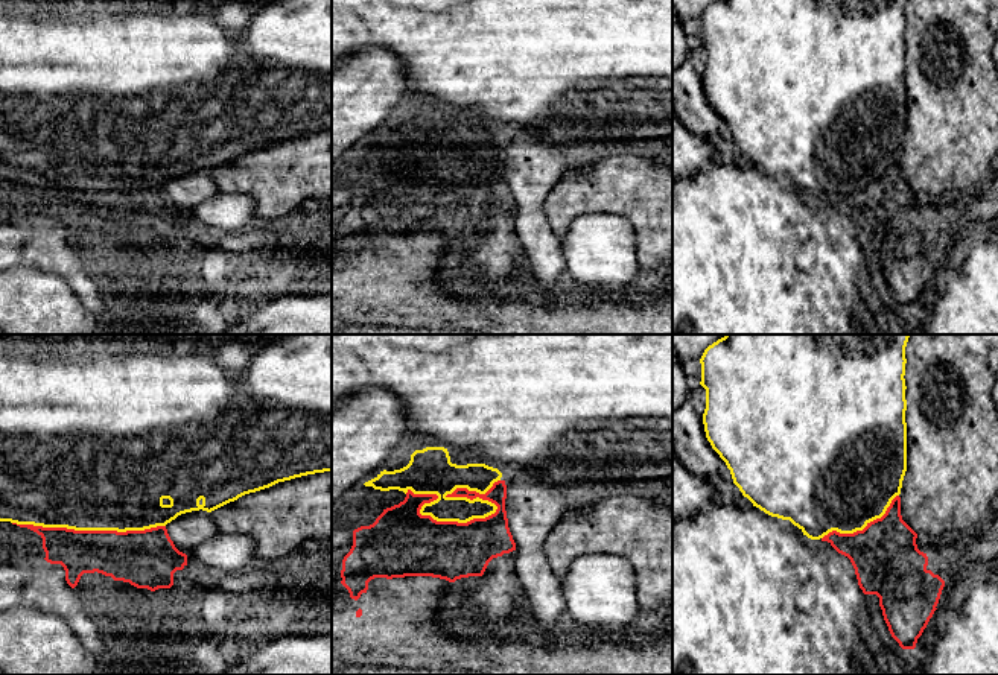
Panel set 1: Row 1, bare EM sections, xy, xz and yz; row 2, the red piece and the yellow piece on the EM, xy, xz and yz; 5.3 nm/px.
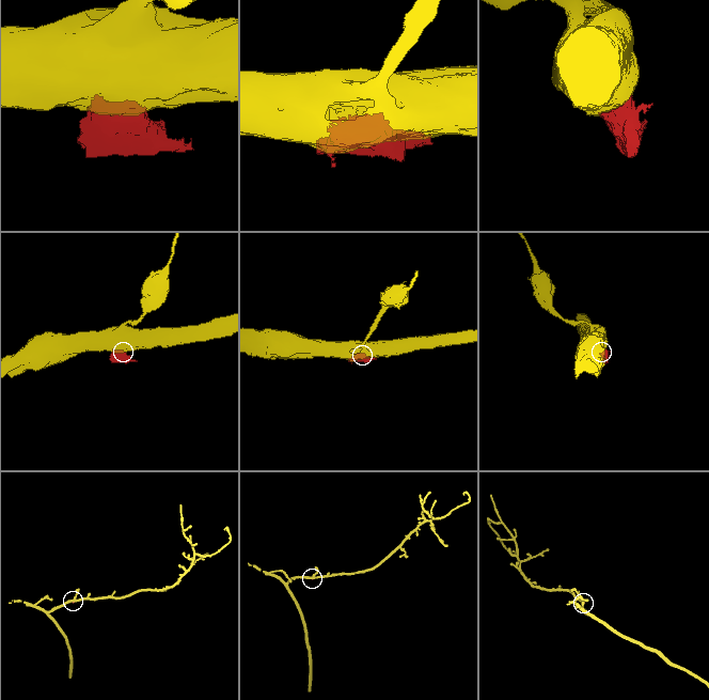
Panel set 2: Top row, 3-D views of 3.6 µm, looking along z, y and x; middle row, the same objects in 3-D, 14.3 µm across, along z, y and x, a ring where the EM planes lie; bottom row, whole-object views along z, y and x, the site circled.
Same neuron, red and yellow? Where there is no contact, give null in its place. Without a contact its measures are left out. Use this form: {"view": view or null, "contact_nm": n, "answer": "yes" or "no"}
{"view": "xz", "contact_nm": 500, "answer": "no"}

